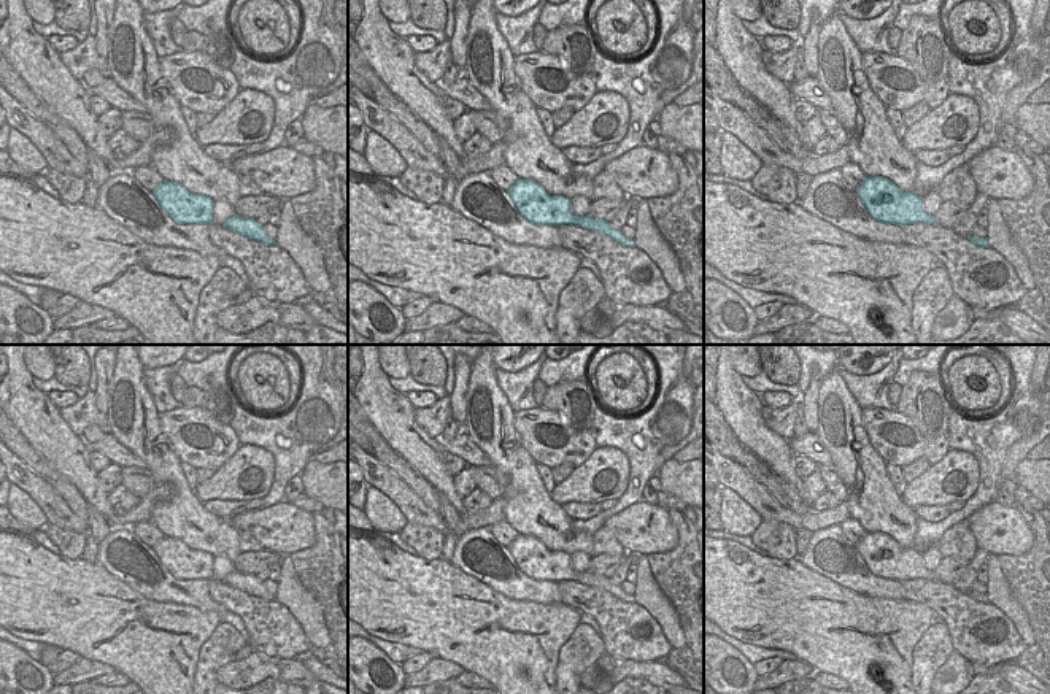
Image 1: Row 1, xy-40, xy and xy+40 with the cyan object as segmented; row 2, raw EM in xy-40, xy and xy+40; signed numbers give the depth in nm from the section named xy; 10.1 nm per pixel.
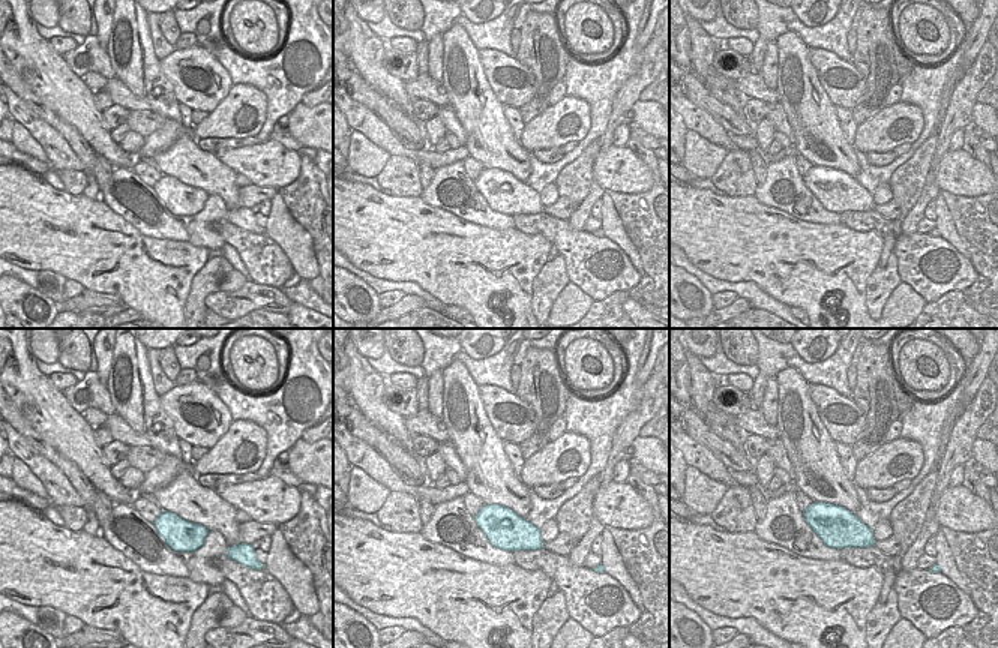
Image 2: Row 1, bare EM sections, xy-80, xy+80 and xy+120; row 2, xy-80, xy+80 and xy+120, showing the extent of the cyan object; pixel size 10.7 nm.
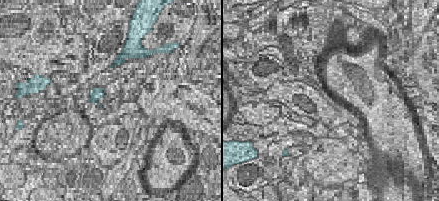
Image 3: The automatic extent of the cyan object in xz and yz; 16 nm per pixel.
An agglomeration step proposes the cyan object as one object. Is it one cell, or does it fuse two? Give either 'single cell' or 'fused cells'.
single cell

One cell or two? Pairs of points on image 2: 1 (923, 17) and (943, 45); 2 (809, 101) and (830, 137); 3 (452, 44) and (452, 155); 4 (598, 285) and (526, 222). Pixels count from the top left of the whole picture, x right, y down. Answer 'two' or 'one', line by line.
1: one
2: one
3: two
4: one

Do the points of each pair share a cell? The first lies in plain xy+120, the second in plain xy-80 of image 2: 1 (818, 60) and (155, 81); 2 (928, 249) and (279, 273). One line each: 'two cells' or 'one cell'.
1: two cells
2: one cell

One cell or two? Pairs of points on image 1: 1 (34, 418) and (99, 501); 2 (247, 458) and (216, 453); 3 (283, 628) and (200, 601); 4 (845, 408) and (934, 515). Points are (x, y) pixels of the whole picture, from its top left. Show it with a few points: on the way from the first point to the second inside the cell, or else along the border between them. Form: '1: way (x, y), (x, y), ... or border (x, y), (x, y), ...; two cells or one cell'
1: way (53, 439), (86, 481); one cell
2: border (240, 445), (216, 470); two cells
3: border (208, 580), (208, 594), (227, 610); two cells
4: border (914, 508), (917, 516); two cells

